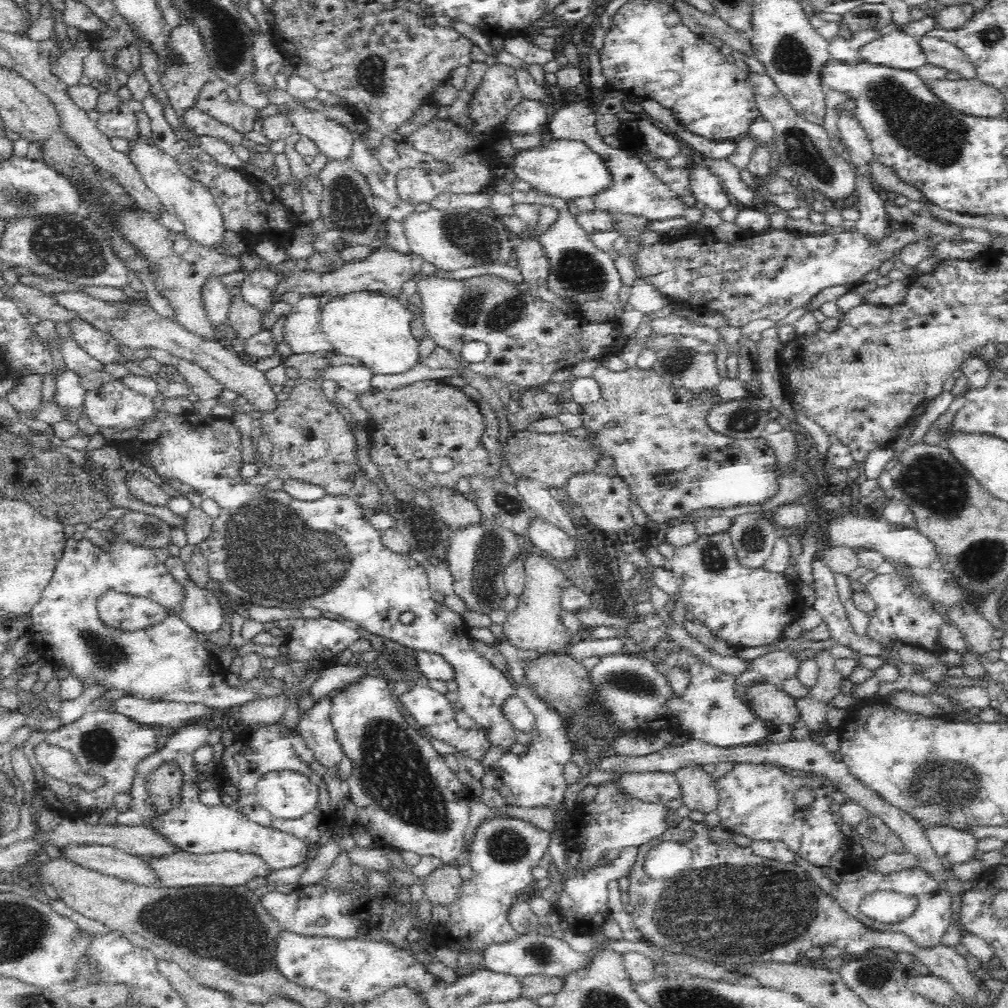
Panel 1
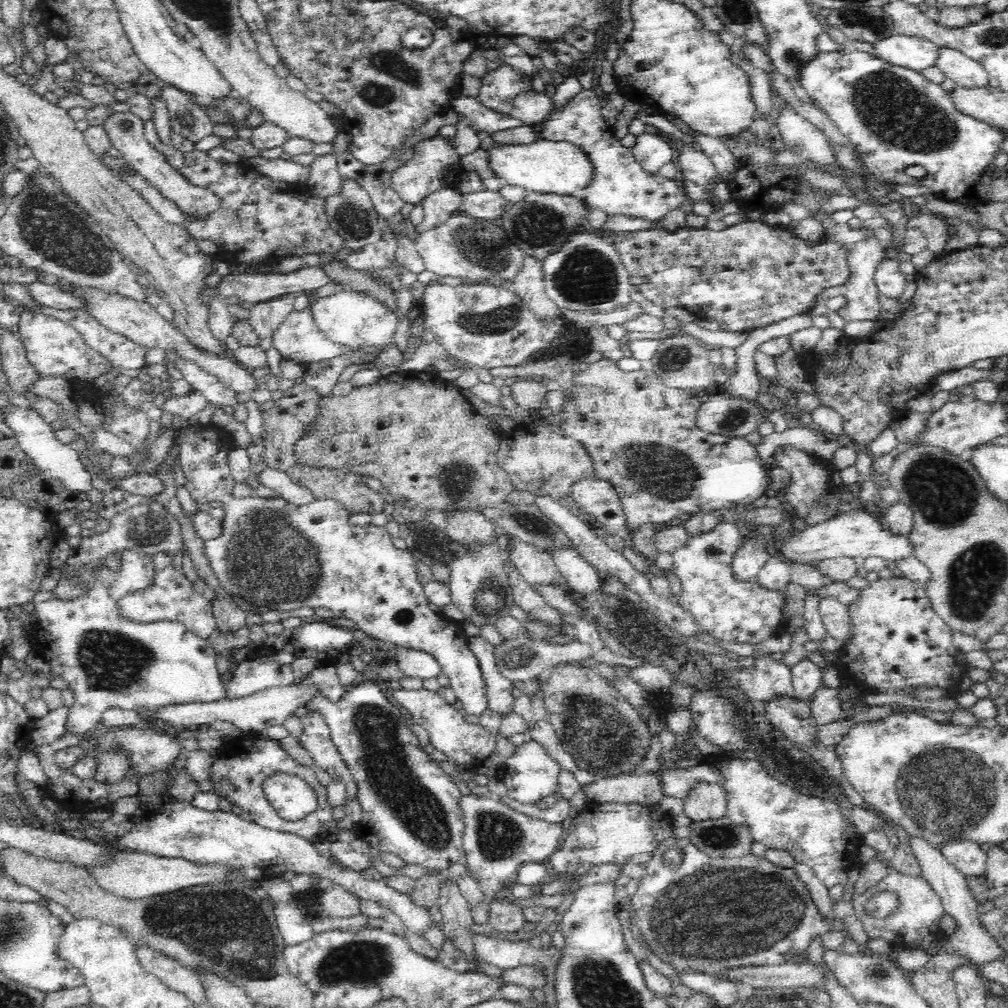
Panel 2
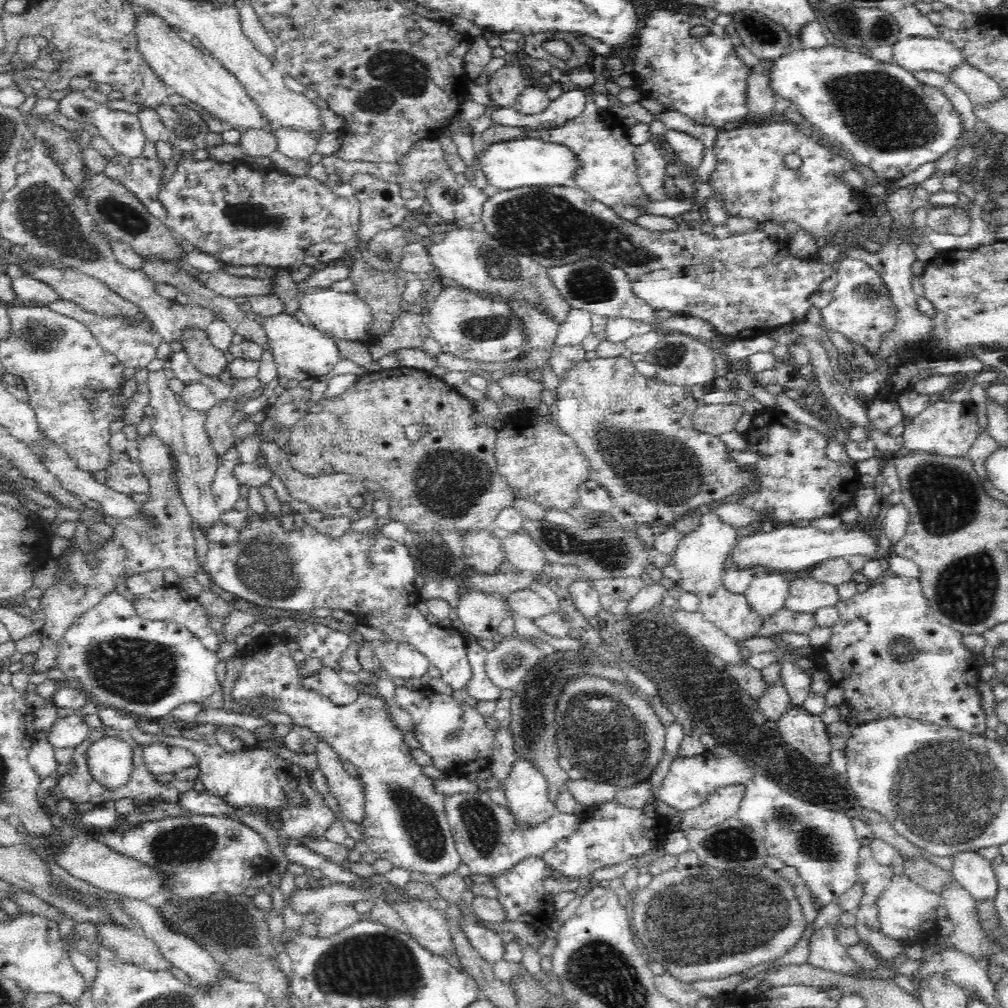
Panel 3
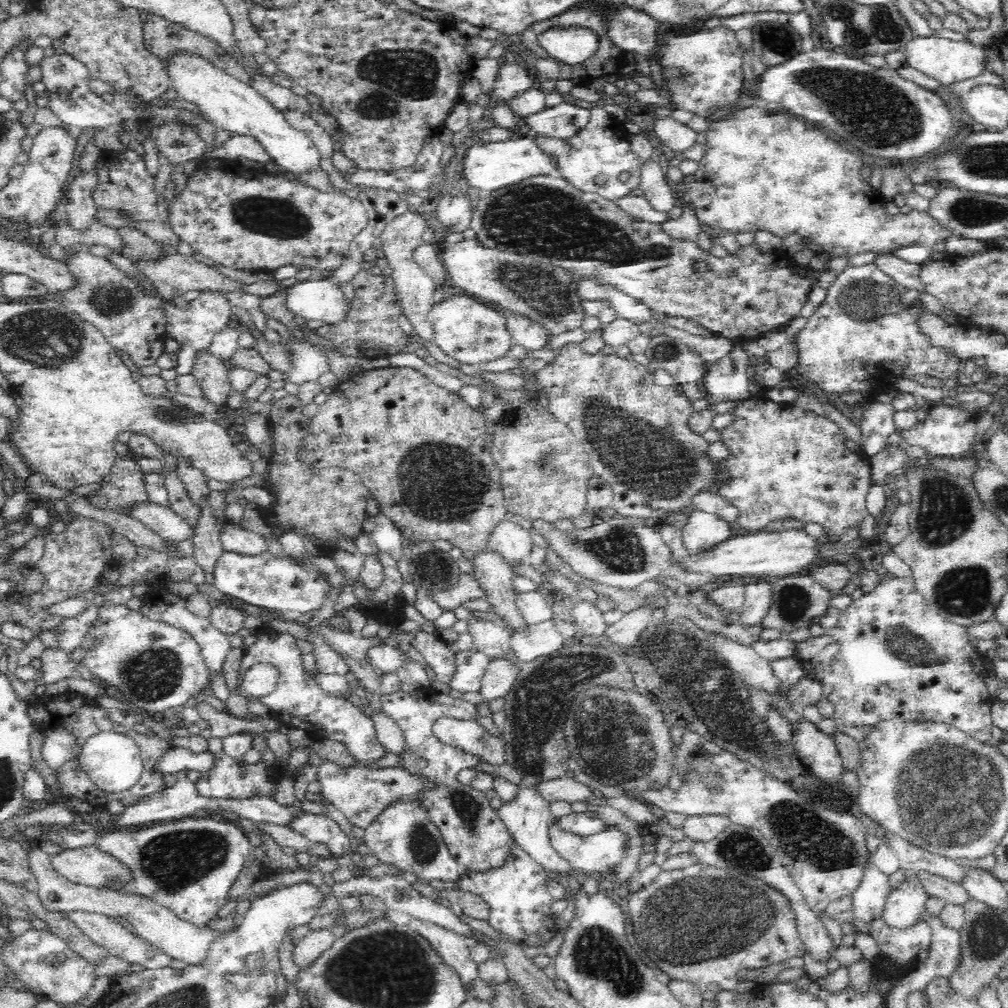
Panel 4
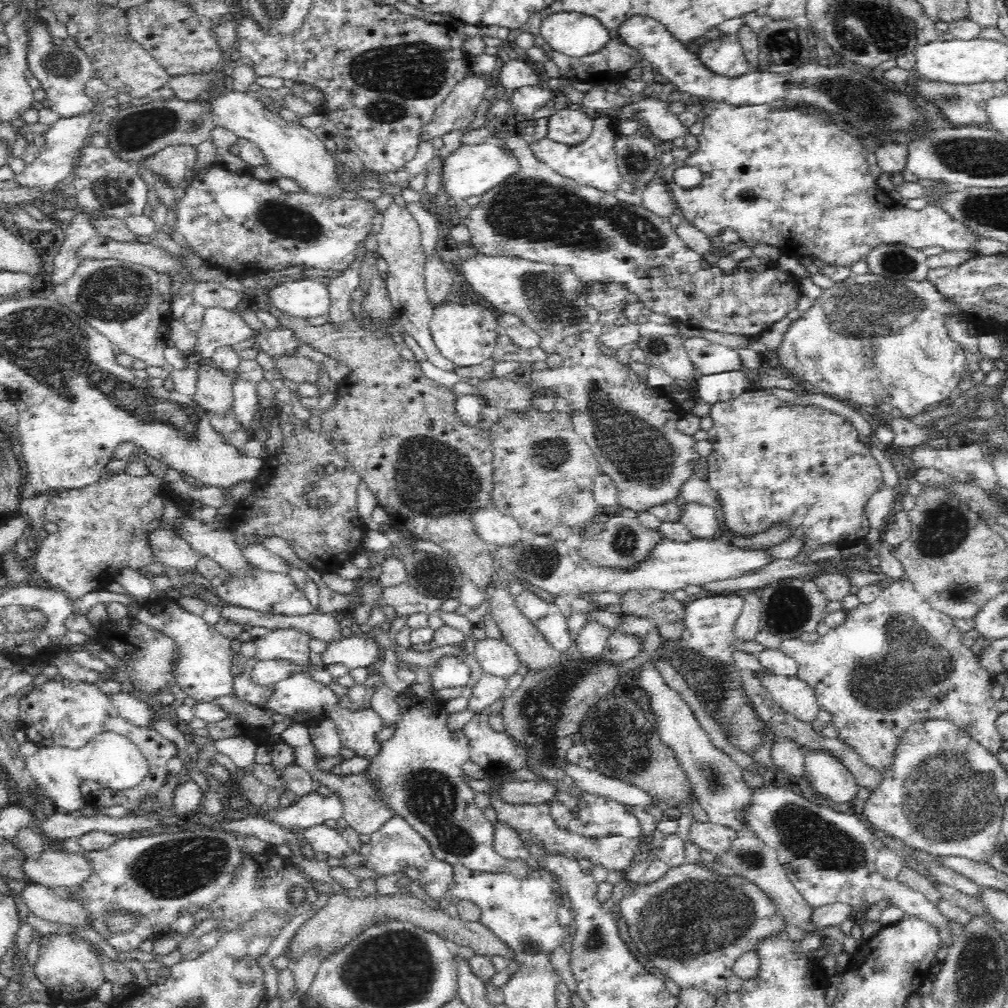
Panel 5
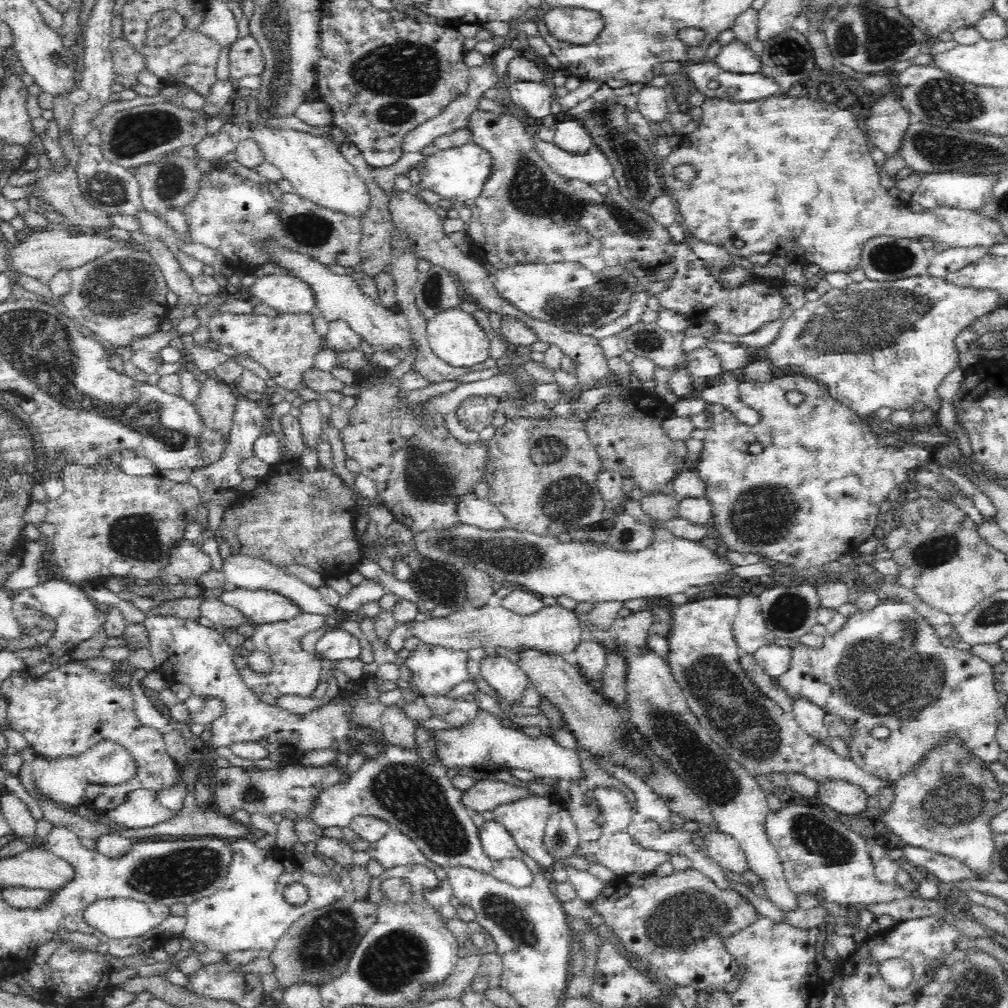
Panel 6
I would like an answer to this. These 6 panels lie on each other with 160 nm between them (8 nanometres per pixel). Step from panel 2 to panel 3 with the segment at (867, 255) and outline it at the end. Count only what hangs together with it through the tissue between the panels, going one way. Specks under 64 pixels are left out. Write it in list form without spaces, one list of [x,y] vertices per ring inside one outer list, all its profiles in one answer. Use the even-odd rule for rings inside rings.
[[[846,257],[838,263],[837,285],[832,290],[833,299],[821,309],[822,328],[842,333],[854,343],[866,345],[871,355],[876,354],[883,332],[890,331],[897,322],[897,310],[890,300],[887,288],[878,273],[866,262]]]

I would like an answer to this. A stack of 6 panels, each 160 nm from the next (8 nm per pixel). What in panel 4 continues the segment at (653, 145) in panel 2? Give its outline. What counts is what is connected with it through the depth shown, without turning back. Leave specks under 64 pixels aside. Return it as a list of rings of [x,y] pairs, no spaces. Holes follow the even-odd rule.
[[[652,154],[652,158],[648,158],[648,160],[644,160],[644,164],[641,167],[641,183],[639,188],[643,191],[642,196],[652,205],[654,210],[660,212],[669,211],[675,205],[680,204],[676,192],[668,184],[664,158],[658,157],[656,154]]]

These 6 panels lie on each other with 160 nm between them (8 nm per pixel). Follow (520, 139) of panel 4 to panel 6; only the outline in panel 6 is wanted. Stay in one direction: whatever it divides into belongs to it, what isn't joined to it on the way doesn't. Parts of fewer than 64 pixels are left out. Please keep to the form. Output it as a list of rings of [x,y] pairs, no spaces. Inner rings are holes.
[[[472,142],[448,150],[439,149],[416,167],[420,171],[420,182],[424,189],[440,194],[442,199],[448,198],[458,205],[463,205],[468,200],[476,200],[480,196],[484,184],[495,170],[495,163],[490,151]]]

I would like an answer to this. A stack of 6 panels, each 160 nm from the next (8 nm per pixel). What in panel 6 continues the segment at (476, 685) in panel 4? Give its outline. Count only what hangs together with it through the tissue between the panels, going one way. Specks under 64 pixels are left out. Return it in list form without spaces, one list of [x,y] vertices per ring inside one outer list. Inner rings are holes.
[[[420,643],[405,660],[406,679],[422,696],[444,695],[461,682],[470,680],[467,652]]]

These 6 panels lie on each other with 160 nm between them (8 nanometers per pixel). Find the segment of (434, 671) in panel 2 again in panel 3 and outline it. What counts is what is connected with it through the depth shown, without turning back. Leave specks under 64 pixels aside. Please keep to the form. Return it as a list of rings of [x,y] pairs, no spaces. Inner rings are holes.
[[[386,641],[375,645],[375,660],[384,665],[387,676],[423,678],[427,676],[430,661],[416,648],[397,641]]]

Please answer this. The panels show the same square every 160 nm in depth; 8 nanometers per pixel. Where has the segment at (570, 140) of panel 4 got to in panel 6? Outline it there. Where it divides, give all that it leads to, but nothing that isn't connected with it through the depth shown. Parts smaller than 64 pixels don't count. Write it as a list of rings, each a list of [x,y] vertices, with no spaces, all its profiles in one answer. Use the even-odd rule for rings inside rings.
[[[535,139],[535,149],[541,158],[558,174],[581,180],[586,184],[606,182],[614,176],[614,170],[606,153],[594,144],[584,153],[572,153],[554,142]]]

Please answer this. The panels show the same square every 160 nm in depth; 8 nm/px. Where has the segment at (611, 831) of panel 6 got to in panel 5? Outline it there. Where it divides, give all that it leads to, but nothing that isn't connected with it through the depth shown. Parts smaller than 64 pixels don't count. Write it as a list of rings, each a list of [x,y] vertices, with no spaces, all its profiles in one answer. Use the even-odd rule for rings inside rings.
[[[491,787],[487,791],[490,804],[496,809],[497,821],[506,824],[516,831],[522,841],[538,840],[553,854],[562,854],[572,858],[590,860],[596,866],[602,866],[611,873],[625,872],[630,868],[631,861],[642,852],[638,840],[622,836],[608,836],[602,838],[586,839],[576,833],[565,830],[554,822],[549,812],[549,803],[510,803],[502,799],[498,787]]]

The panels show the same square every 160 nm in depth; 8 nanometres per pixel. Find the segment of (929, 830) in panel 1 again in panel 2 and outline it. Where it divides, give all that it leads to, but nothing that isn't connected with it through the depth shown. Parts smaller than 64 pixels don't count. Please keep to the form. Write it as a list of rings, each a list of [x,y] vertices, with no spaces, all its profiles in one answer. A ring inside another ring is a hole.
[[[948,840],[940,844],[940,853],[966,877],[986,874],[987,853],[974,840]]]

